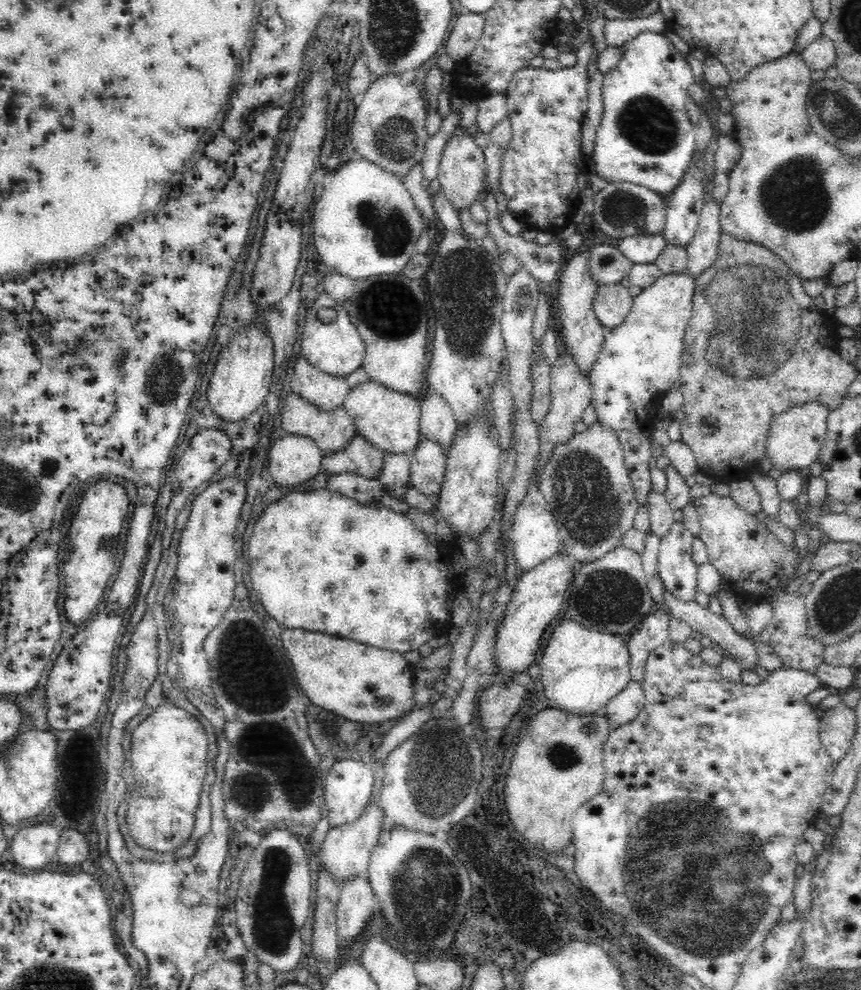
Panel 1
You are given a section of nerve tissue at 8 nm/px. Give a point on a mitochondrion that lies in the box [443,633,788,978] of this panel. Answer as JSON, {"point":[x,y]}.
{"point":[714,875]}

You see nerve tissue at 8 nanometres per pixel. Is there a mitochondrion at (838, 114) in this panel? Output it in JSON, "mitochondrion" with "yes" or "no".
{"mitochondrion":"yes"}

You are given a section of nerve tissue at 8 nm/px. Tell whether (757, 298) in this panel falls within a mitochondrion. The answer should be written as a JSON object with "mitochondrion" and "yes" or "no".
{"mitochondrion":"yes"}

